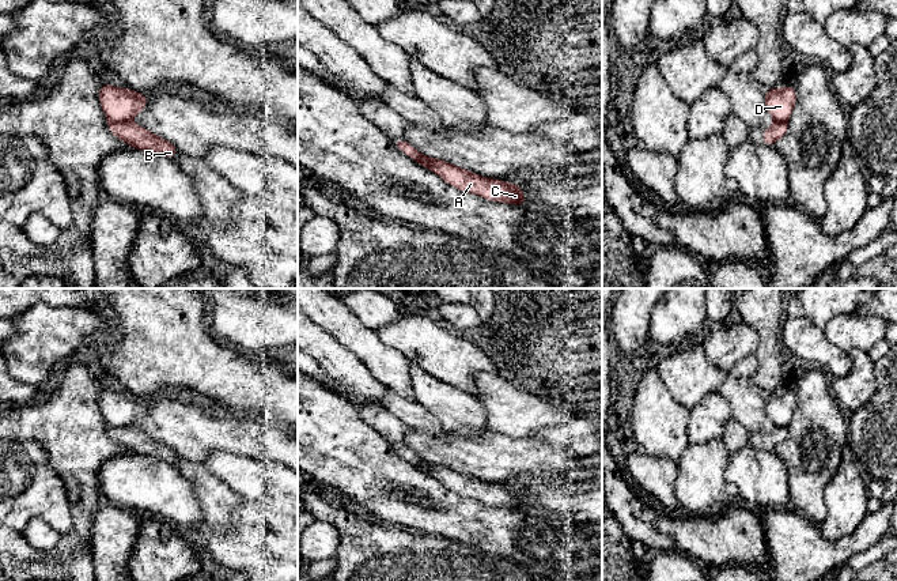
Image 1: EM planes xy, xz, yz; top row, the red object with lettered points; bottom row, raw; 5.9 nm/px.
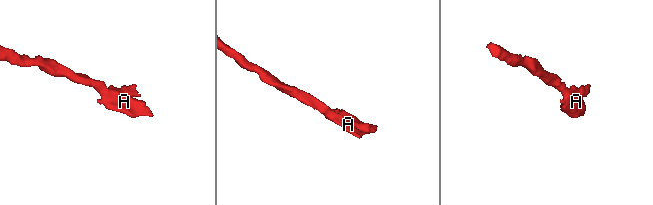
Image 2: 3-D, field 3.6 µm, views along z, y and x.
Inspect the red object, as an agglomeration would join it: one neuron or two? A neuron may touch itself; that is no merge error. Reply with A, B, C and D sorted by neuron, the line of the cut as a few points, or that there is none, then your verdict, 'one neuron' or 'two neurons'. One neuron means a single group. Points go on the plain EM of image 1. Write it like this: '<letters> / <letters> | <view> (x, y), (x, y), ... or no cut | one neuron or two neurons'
A B C / D | xy (109, 425), (127, 426) | two neurons

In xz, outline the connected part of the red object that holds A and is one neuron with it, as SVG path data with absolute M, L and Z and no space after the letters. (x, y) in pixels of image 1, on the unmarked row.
M397 446L398 453L409 463L427 467L427 474L438 479L443 486L462 497L478 499L491 506L508 508L514 510L526 510L526 501L518 487L508 488L502 484L485 483L470 475L457 472L447 465L435 464L420 459L408 446Z

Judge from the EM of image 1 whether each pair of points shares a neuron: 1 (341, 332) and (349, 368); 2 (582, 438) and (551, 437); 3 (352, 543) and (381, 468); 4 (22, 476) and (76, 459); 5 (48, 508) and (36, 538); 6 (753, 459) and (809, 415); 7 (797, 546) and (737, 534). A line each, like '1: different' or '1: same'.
1: different
2: same
3: different
4: different
5: different
6: different
7: different

